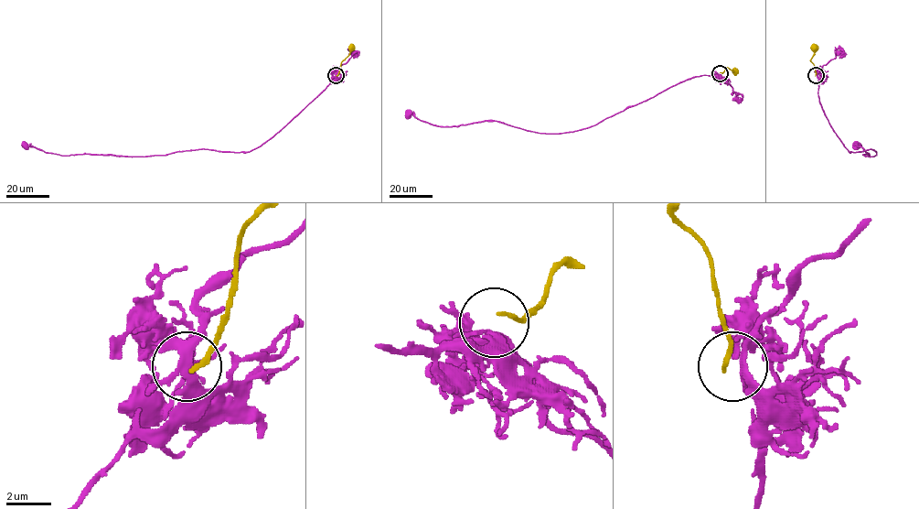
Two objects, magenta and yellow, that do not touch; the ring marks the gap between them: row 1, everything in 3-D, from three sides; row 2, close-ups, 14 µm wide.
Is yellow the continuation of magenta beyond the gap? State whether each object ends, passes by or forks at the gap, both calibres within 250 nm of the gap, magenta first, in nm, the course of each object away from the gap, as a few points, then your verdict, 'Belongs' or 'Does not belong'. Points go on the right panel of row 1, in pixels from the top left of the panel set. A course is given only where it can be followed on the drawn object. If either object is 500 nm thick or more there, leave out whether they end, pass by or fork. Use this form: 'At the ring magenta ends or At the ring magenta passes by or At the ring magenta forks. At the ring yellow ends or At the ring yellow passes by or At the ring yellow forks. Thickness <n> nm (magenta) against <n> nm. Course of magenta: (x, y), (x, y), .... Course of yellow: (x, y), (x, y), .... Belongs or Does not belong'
At the ring magenta forks. At the ring yellow ends. Thickness 260 nm (magenta) against 200 nm. Course of magenta: (817, 75), (821, 108), (844, 146), (853, 152), (870, 148), (876, 155), (865, 156), (869, 155), (857, 145). Course of yellow: (815, 75), (811, 61), (815, 53), (812, 44). Does not belong

